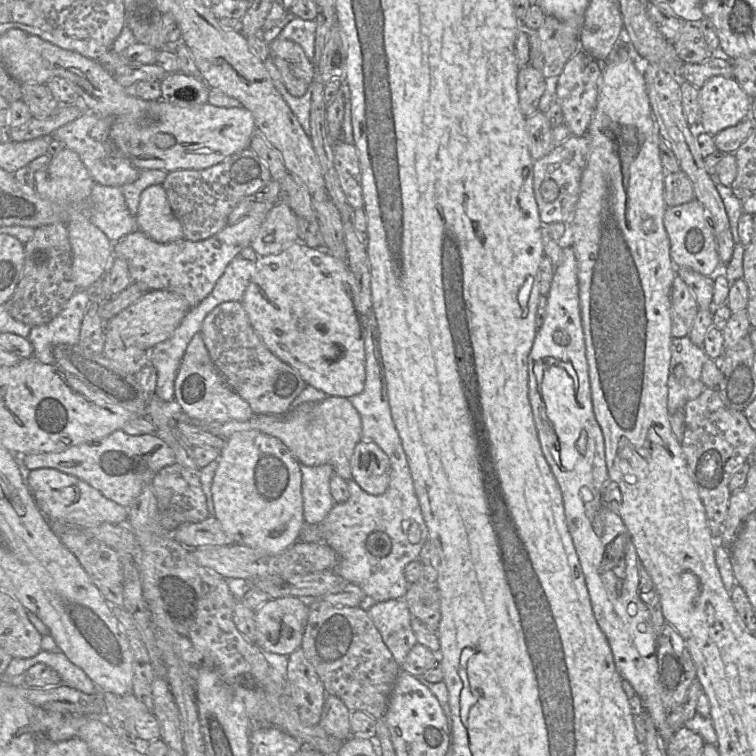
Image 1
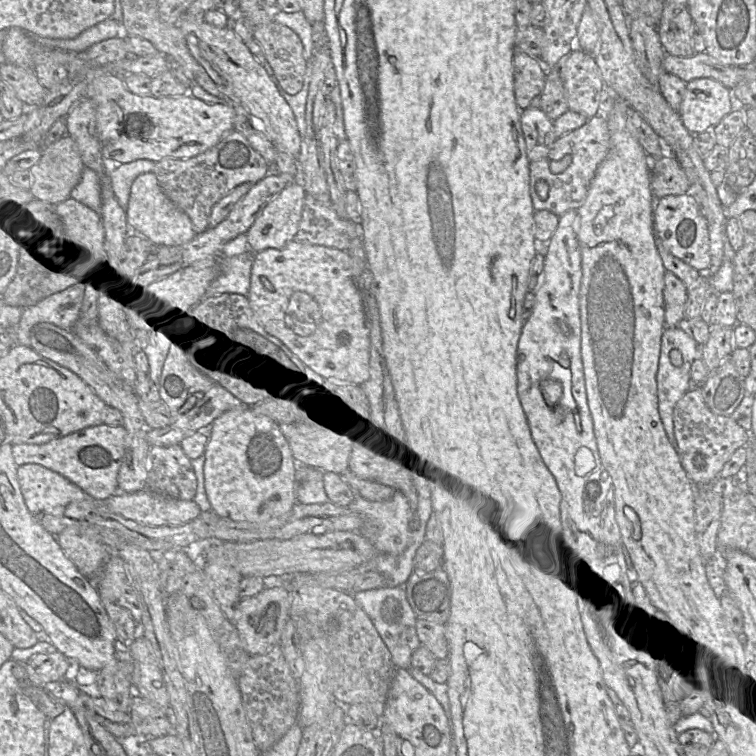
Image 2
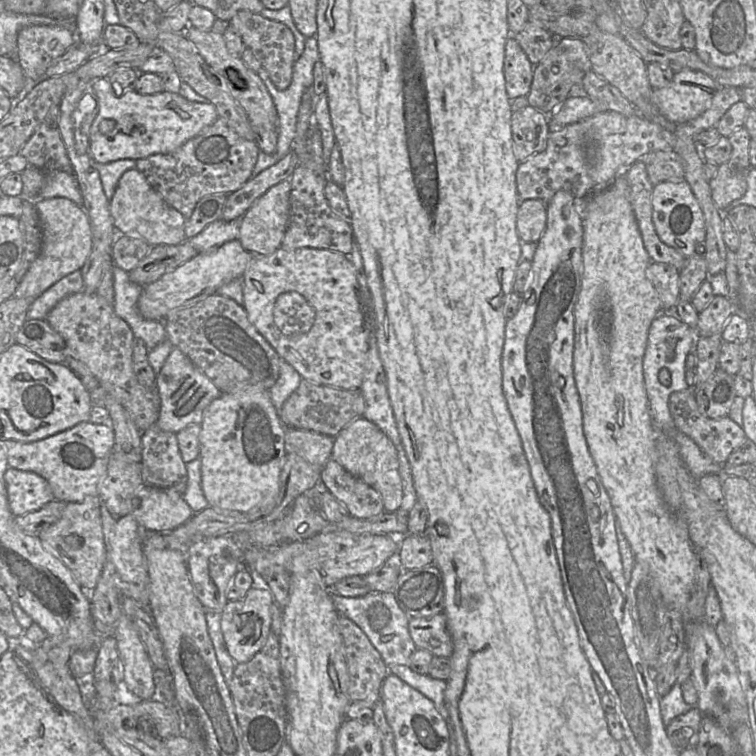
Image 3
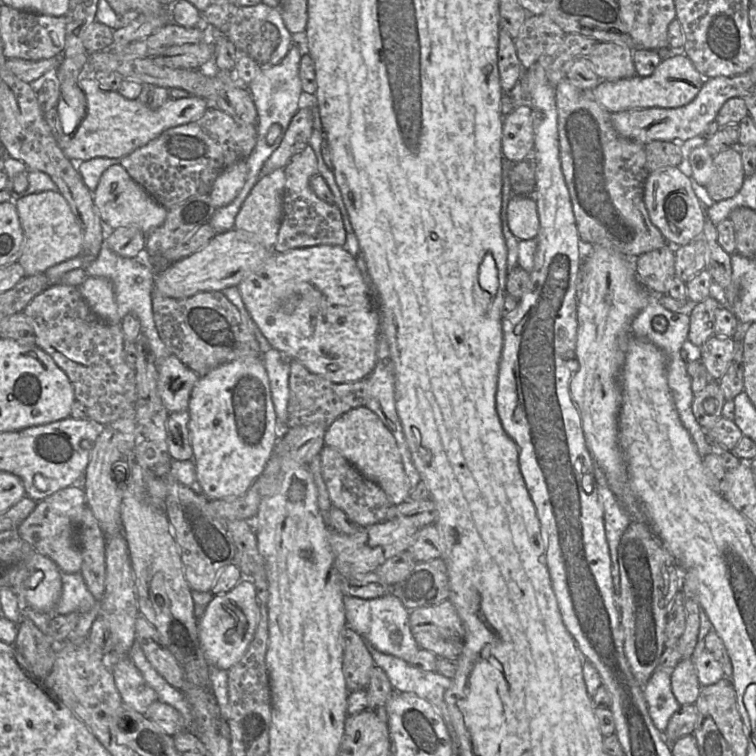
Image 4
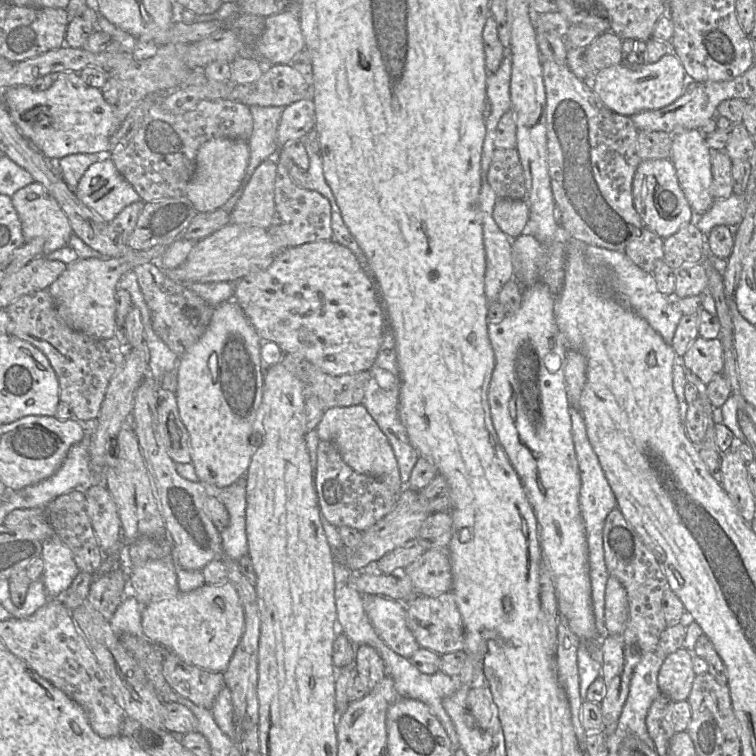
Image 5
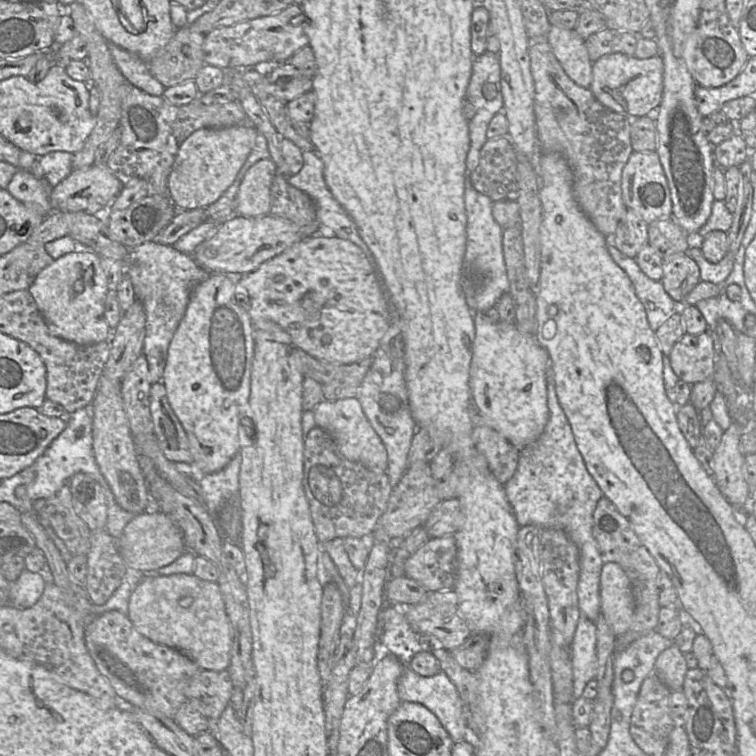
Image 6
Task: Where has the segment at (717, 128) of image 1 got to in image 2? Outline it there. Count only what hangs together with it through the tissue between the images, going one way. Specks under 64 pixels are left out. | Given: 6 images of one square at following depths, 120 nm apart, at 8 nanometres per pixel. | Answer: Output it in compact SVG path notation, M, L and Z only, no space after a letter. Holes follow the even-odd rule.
M697 78L686 83L678 114L691 134L713 128L733 110L732 91L711 78Z

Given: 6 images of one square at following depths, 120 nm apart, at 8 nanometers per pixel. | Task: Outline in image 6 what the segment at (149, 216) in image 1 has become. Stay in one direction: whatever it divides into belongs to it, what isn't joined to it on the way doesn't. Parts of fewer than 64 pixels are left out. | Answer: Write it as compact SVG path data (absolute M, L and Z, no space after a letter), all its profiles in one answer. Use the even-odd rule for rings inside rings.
M107 164L91 165L73 170L67 178L53 186L48 198L53 210L95 214L110 207L123 185Z

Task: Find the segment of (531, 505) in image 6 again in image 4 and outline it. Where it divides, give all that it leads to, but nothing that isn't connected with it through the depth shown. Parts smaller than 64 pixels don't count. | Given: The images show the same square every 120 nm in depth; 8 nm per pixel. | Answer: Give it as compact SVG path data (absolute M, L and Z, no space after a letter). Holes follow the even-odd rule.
M596 467L596 485L599 498L604 508L605 536L609 545L612 576L615 593L618 596L619 587L619 565L617 560L617 547L620 538L631 520L624 508L618 502L610 490L604 474Z

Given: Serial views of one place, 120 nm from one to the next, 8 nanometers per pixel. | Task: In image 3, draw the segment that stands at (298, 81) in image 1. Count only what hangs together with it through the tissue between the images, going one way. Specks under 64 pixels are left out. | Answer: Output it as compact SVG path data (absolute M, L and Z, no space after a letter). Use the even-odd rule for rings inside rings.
M239 11L230 21L229 28L238 34L245 47L252 50L279 90L285 90L292 81L293 66L295 63L295 37L292 31L283 23L270 20L250 11Z

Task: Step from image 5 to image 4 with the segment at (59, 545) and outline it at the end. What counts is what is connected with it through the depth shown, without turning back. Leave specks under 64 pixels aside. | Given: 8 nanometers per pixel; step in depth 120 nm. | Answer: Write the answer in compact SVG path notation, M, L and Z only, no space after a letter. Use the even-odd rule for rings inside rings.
M81 573L61 574L62 592L60 599L54 607L54 613L79 614L90 611L98 603L89 592Z

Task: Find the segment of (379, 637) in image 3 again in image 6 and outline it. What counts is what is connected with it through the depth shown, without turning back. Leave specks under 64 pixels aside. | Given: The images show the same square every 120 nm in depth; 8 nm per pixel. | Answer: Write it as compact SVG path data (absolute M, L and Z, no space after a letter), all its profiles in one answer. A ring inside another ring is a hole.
M387 605L382 612L380 642L387 653L408 665L423 650L405 615L407 607Z

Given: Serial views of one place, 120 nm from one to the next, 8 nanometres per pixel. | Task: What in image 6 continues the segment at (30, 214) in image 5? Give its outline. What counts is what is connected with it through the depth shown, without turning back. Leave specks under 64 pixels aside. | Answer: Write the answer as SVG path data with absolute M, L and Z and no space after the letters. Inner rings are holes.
M18 169L8 184L8 192L40 215L53 212L46 189L30 171Z

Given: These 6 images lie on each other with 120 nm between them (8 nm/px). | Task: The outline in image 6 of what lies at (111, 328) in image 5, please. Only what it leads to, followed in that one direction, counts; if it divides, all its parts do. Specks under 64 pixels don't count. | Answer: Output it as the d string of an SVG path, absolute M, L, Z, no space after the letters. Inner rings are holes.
M178 209L175 216L153 241L162 245L173 246L180 238L206 220L206 209ZM78 250L54 259L37 275L28 291L52 335L79 345L109 341L112 330L104 315L108 282L95 252Z

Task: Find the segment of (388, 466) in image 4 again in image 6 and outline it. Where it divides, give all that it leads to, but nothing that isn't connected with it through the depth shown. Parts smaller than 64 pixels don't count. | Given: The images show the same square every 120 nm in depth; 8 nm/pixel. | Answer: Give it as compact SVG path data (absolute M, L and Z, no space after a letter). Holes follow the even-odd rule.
M356 398L333 401L324 399L314 408L312 413L315 424L334 439L339 451L345 458L364 464L373 470L386 471L388 456L385 446Z

